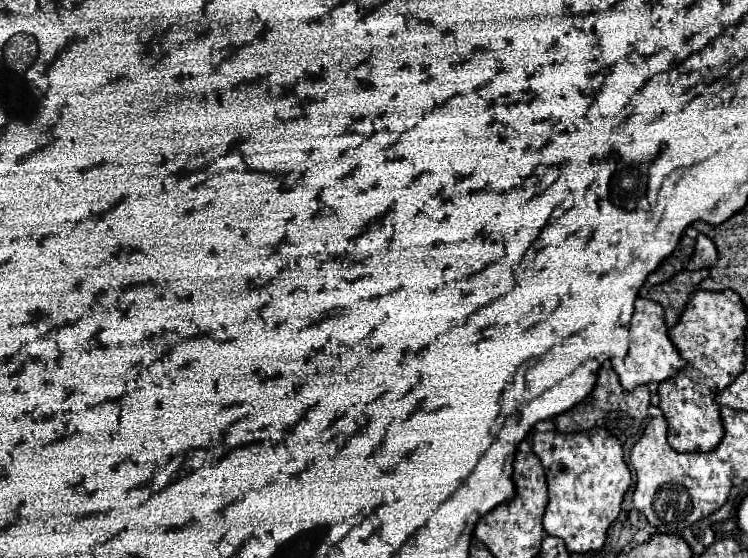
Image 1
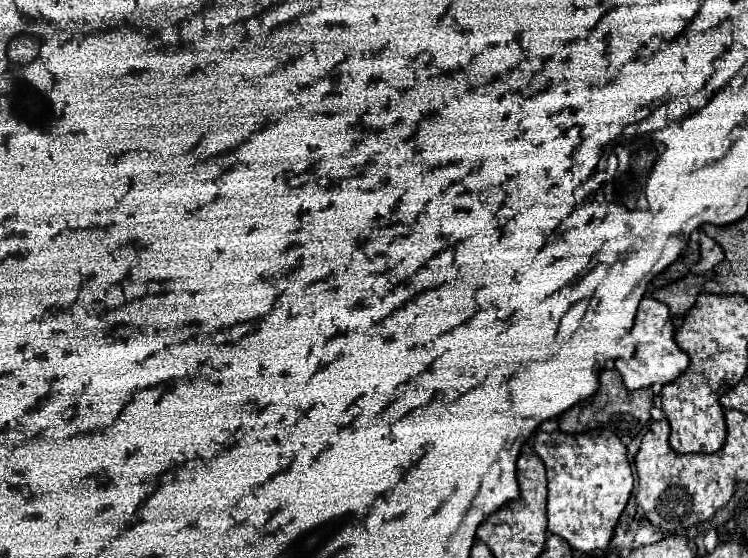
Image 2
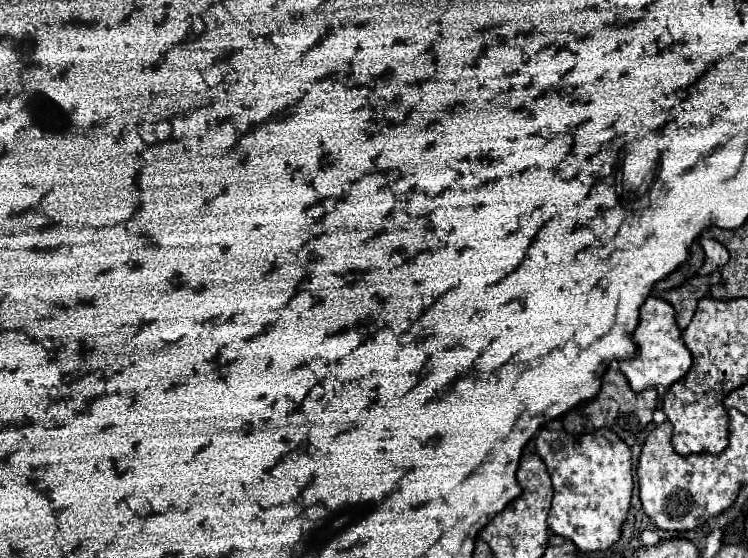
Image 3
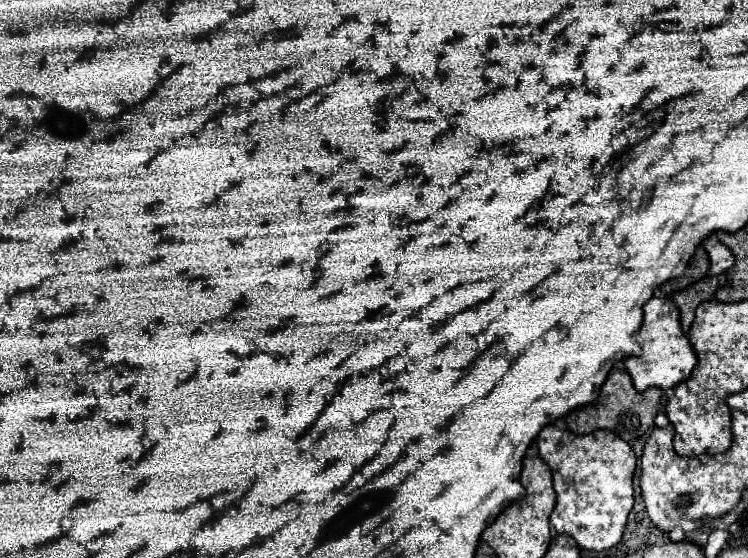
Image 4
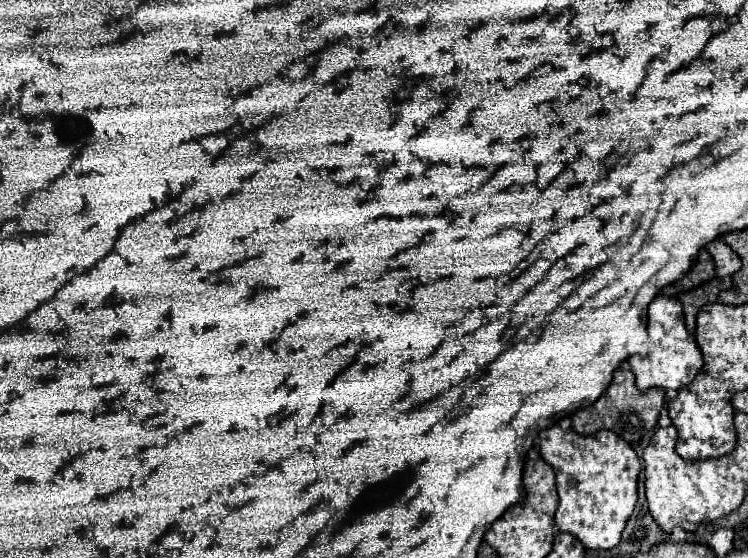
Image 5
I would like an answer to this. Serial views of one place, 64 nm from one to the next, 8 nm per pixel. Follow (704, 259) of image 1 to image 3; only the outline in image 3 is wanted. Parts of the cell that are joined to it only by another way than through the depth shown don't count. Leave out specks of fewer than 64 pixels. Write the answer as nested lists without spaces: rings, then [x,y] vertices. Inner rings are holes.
[[[702,238],[702,248],[704,248],[704,254],[706,254],[706,260],[704,260],[704,266],[698,270],[700,274],[710,274],[720,264],[728,262],[728,250],[720,242],[716,242],[712,238]]]

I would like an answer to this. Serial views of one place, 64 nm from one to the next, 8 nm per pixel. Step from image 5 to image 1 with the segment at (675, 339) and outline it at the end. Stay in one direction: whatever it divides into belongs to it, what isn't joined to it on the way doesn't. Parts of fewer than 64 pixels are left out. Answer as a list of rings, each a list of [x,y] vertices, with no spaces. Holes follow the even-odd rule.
[[[636,298],[634,304],[634,314],[630,320],[630,348],[628,354],[622,362],[620,368],[614,368],[616,374],[620,376],[620,384],[624,390],[632,390],[640,384],[648,384],[648,382],[662,382],[666,378],[676,376],[676,372],[684,366],[684,360],[680,356],[680,352],[676,350],[676,346],[670,342],[668,338],[668,328],[664,324],[664,310],[658,302],[646,300],[646,298]]]

